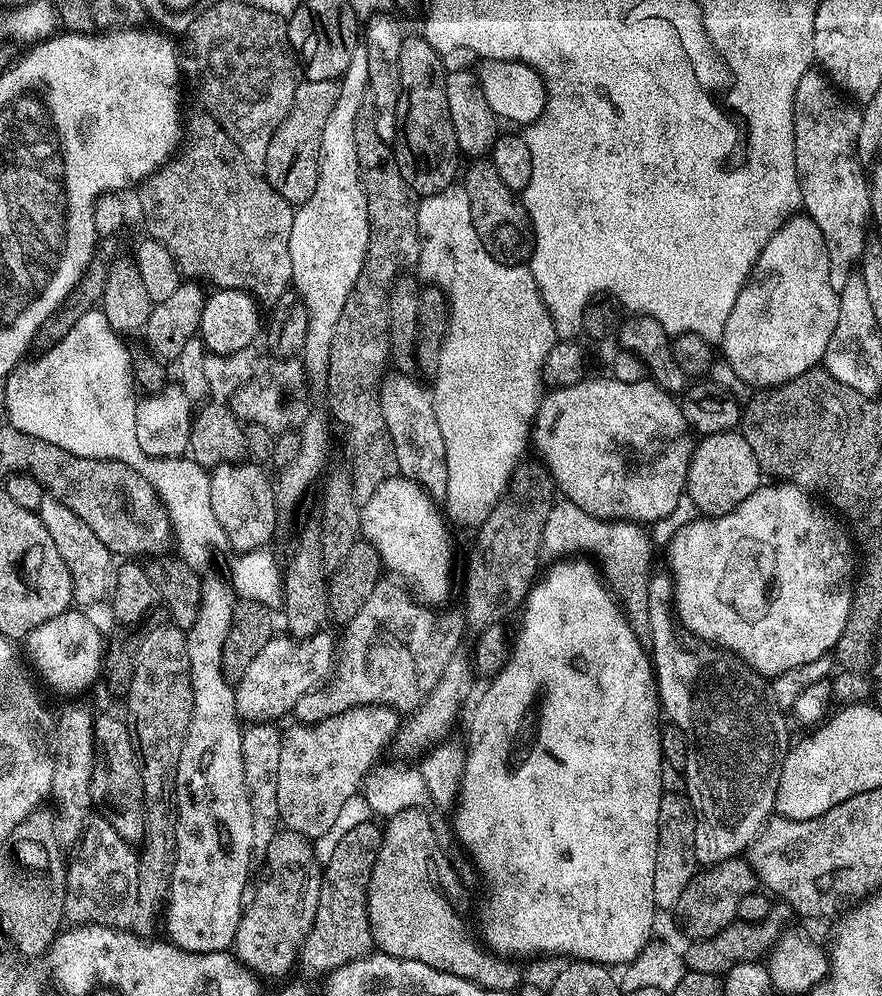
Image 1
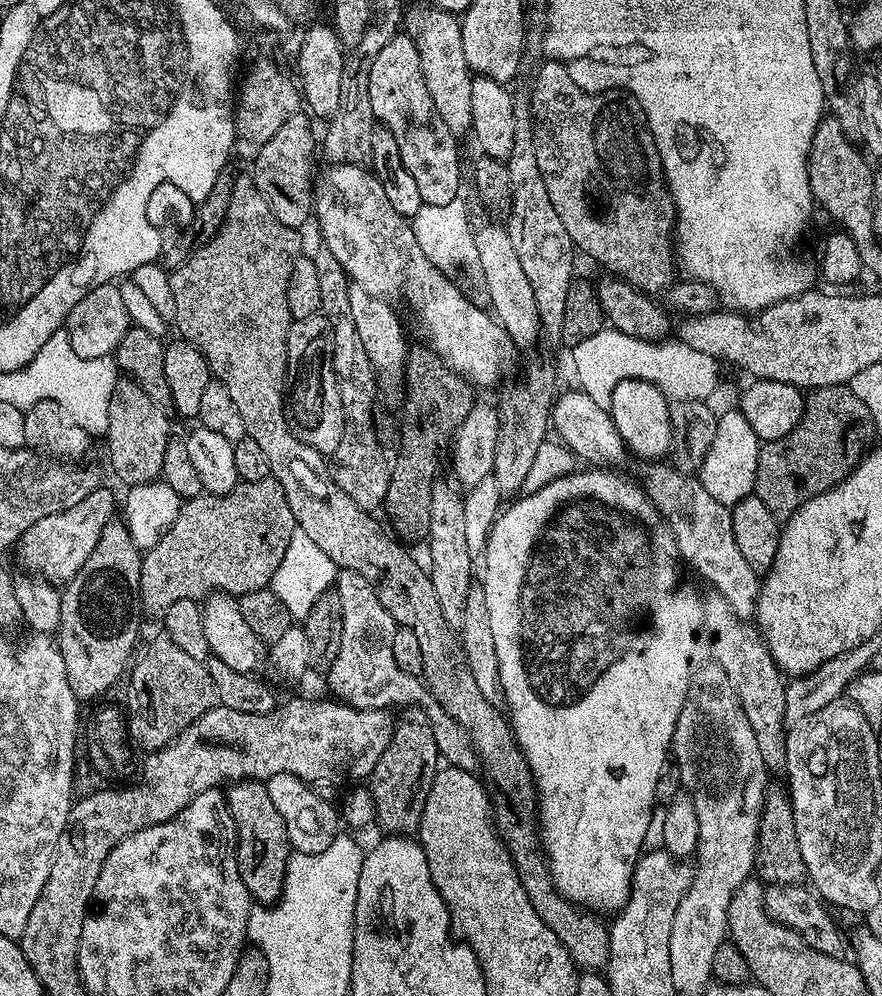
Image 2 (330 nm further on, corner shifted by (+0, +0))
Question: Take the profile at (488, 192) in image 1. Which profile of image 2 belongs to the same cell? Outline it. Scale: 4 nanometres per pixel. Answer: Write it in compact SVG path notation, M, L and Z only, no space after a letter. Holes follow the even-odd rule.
M430 2L416 4L402 16L402 28L414 46L418 46L418 58L422 62L422 78L426 78L426 90L434 98L434 110L442 117L442 122L457 138L469 135L472 119L470 118L470 86L474 79L472 67L466 62L462 51L462 30L460 16L447 12Z

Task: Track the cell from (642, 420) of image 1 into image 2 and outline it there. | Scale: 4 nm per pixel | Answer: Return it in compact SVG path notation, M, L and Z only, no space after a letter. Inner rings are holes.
M739 410L720 412L716 417L716 433L710 450L705 454L704 461L698 473L700 485L718 502L729 506L753 495L756 487L756 471L758 470L758 454L762 441L758 434L746 422Z

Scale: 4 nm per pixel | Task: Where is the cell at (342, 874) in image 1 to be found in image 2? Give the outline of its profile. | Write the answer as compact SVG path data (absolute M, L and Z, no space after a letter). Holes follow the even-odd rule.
M408 706L400 712L404 712L401 716L399 714L395 717L393 736L370 777L374 820L388 834L406 836L419 829L422 810L428 797L428 785L434 782L442 760L442 748L436 745L436 728L424 710L420 706Z

